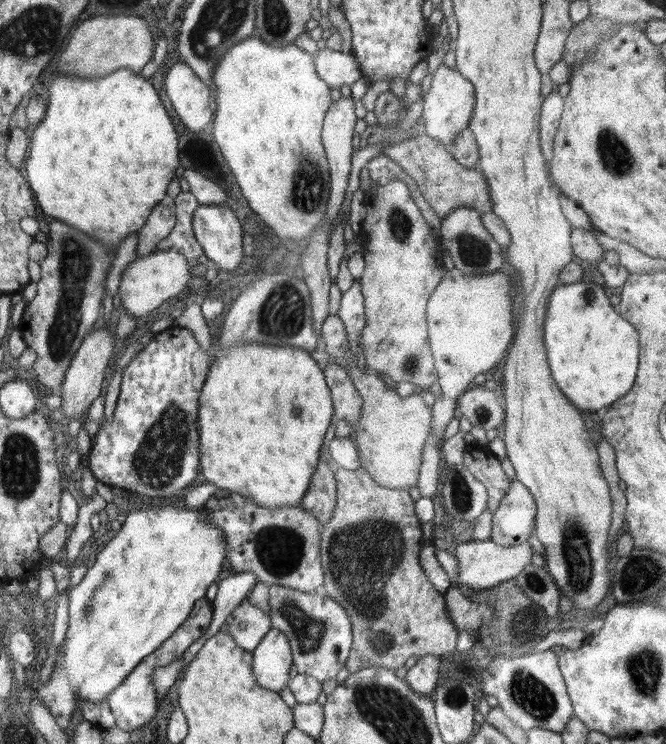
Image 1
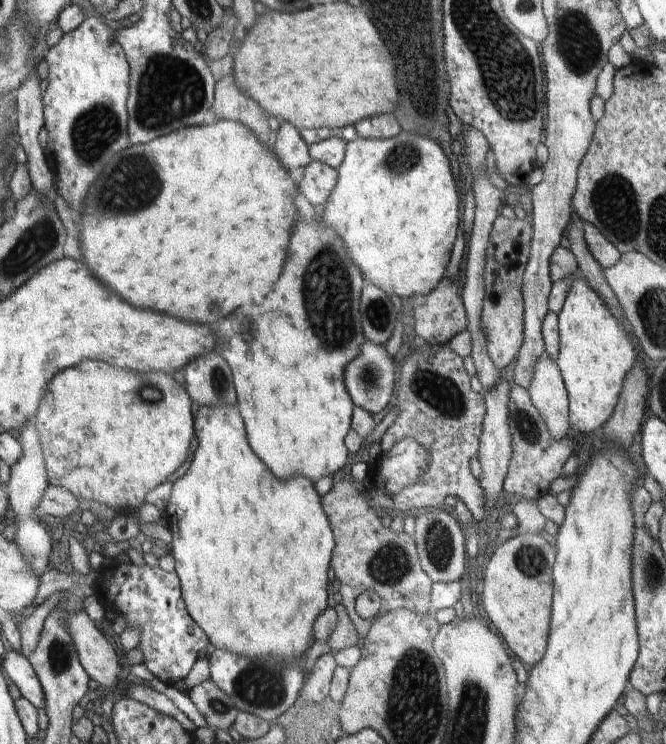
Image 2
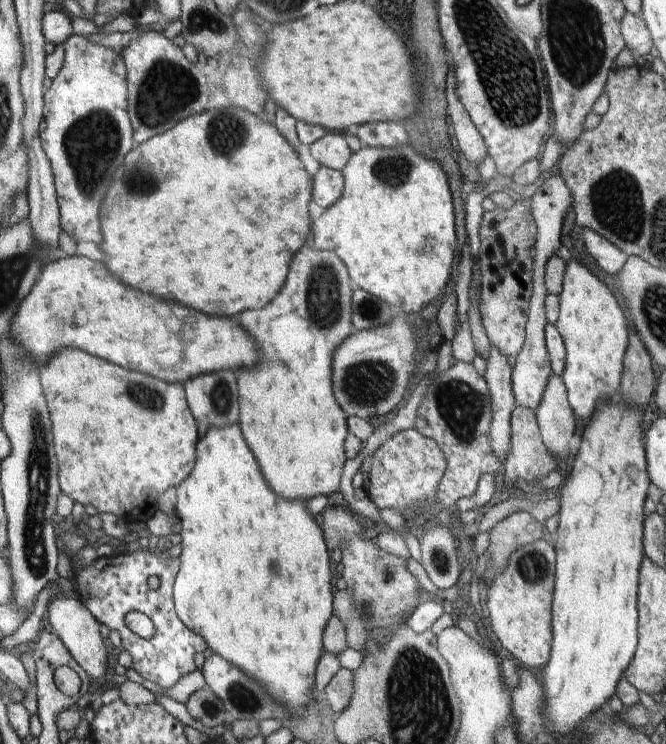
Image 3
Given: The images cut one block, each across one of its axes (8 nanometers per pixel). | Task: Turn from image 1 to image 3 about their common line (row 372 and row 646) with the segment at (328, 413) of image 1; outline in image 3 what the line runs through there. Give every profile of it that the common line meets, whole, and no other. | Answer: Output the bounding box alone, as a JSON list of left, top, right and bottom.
[173,425,334,728]

